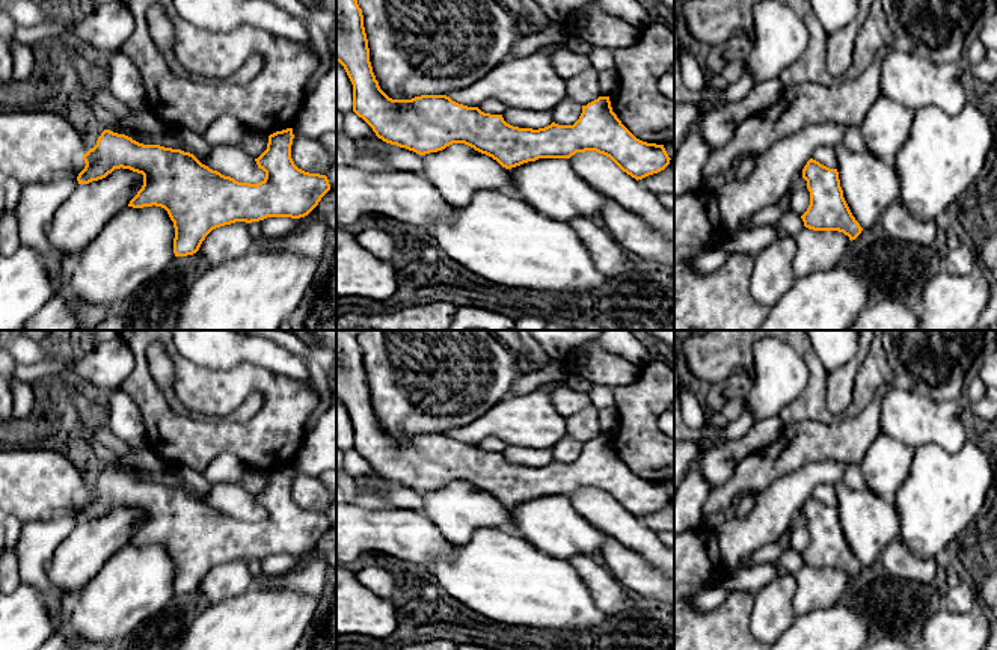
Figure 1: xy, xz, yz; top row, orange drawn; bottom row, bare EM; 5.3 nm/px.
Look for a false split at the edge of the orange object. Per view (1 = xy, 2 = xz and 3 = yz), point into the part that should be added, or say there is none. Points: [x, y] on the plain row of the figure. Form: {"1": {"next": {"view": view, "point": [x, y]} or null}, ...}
{"1": {"next": null}, "2": {"next": null}, "3": {"next": null}}

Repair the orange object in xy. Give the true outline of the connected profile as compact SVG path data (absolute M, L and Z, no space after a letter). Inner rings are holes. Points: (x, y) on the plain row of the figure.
M293 466L268 474L267 487L255 496L265 516L258 522L238 520L202 502L193 492L160 483L143 483L125 472L104 468L97 483L83 498L84 507L78 511L78 522L89 522L106 516L115 507L130 507L143 513L143 523L128 544L161 544L167 549L175 566L175 594L193 593L205 575L216 566L235 560L259 560L267 555L300 556L308 553L330 528L326 513L299 507L291 496Z

